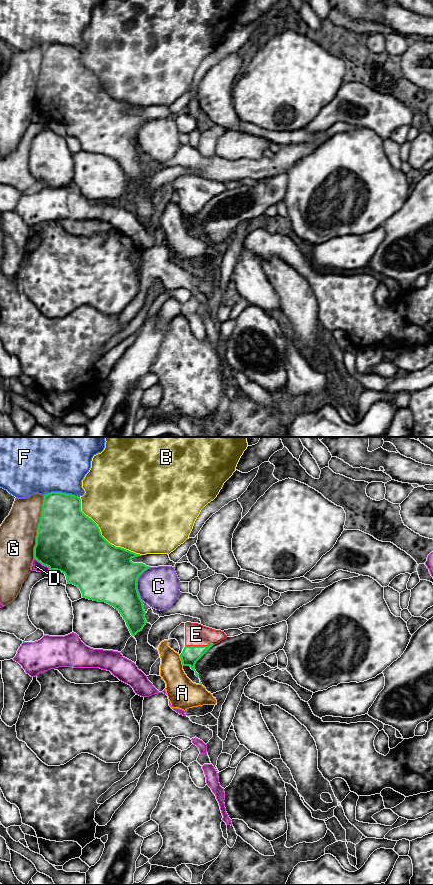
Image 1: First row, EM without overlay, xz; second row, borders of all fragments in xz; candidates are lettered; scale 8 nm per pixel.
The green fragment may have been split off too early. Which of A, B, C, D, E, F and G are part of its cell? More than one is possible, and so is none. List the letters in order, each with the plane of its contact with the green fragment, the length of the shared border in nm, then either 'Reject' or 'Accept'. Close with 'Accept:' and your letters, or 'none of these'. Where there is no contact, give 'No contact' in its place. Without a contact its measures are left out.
A: Touches green in xz. Shared border 90 nm. Reject
B: Touches green in xz. Shared border 700 nm. Reject
C: Touches green in xz. Shared border 280 nm. Reject
D: Touches green in xz. Shared border 160 nm. Reject
E: Touches green in xz. Shared border 240 nm. Accept
F: Touches green in xz. Shared border 280 nm. Reject
G: Touches green in xz. Shared border 500 nm. Reject
Accept: E

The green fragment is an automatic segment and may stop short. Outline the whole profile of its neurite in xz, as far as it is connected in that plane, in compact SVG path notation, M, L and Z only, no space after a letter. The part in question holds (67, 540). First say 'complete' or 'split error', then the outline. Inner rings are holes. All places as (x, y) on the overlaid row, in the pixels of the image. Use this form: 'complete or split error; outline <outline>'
complete; outline M62 492L44 495L34 558L49 570L64 573L67 584L77 586L83 598L105 602L117 609L132 636L147 623L137 580L150 567L131 561L138 556L142 555L116 547L101 535L97 524L81 511L80 497Z

